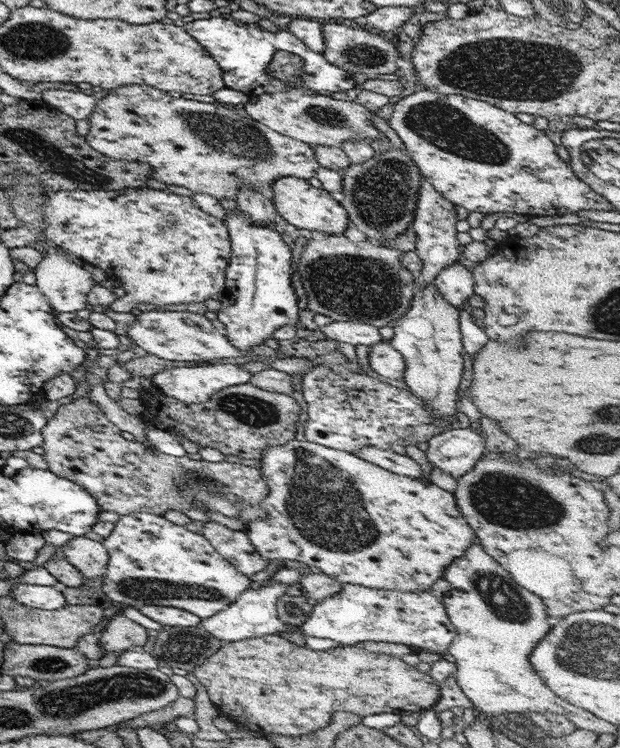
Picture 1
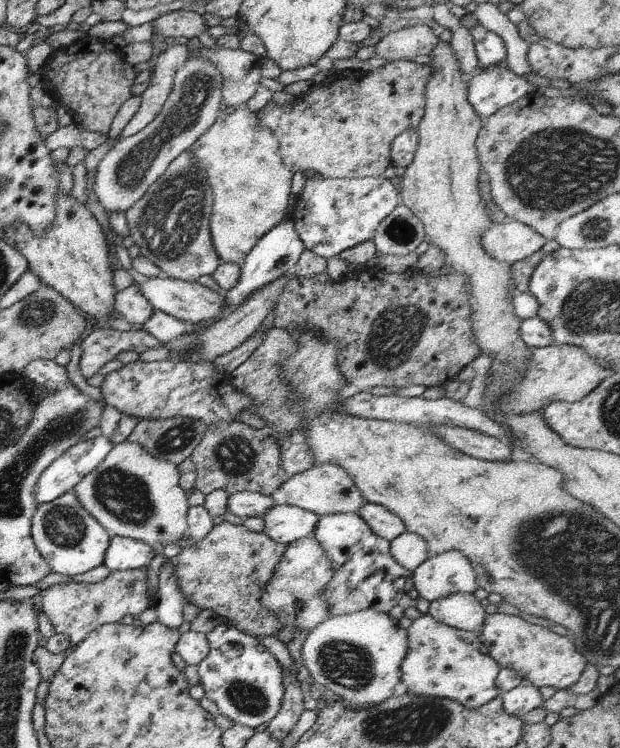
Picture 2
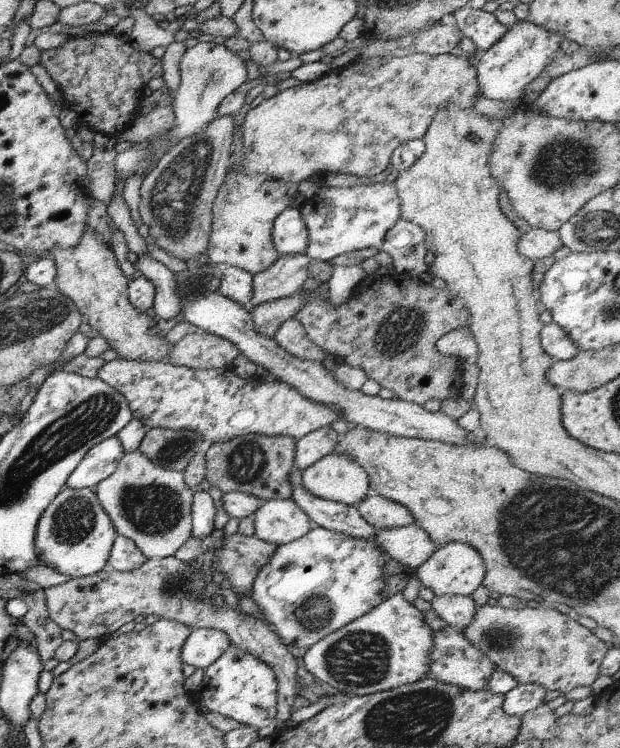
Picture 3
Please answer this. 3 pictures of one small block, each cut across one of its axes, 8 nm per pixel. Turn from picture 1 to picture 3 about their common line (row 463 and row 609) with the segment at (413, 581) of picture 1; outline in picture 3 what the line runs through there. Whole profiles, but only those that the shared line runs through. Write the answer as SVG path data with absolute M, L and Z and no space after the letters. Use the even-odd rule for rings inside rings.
M314 525L313 529L310 530L306 536L302 536L302 538L298 540L294 540L294 542L289 542L276 548L274 554L272 554L272 558L266 562L266 566L258 572L254 579L251 596L254 602L258 604L260 610L262 610L264 618L271 622L273 630L280 637L282 644L289 647L295 653L301 654L302 648L308 650L310 646L314 646L316 642L320 642L322 638L326 638L326 636L332 634L334 630L338 630L338 628L350 624L352 620L356 620L356 618L368 614L374 606L378 606L378 604L382 604L382 602L386 602L386 600L390 598L390 596L386 596L386 594L384 594L384 596L380 594L380 590L382 590L384 584L386 584L386 580L384 580L384 564L386 564L384 558L389 558L389 556L379 544L374 545L374 542L360 540L360 538L350 538L350 536L340 534L340 532L330 532L330 530L322 528L322 526Z

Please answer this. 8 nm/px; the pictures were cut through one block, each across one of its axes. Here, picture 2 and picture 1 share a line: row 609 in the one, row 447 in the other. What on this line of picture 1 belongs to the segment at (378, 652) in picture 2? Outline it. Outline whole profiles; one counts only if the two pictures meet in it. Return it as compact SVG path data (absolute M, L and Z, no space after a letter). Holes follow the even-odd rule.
M366 446L352 453L388 471L424 480L421 466L407 454L397 454L392 450L382 450L376 446Z

